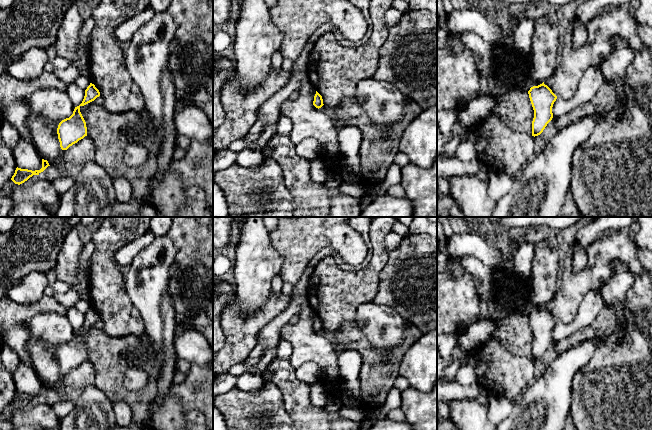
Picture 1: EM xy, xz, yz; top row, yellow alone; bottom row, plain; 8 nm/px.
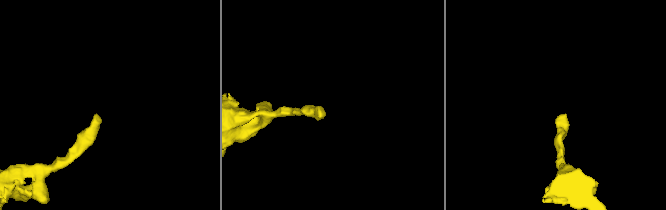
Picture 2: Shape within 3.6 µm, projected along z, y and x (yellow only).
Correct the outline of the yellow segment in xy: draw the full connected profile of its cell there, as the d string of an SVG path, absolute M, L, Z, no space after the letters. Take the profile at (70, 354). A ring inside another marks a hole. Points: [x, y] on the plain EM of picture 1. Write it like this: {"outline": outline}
{"outline": "M90 307L85 314L82 327L75 331L73 338L69 342L59 347L57 358L62 374L67 374L70 370L87 360L86 346L80 336L80 331L94 325L99 320L99 314L94 308Z"}

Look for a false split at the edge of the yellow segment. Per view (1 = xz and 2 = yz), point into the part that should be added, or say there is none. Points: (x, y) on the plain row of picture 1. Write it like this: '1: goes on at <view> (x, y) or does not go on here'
1: does not go on here
2: does not go on here

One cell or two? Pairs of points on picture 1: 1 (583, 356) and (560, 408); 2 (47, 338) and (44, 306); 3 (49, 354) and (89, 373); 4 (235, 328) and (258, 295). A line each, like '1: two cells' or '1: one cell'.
1: one cell
2: two cells
3: one cell
4: two cells

